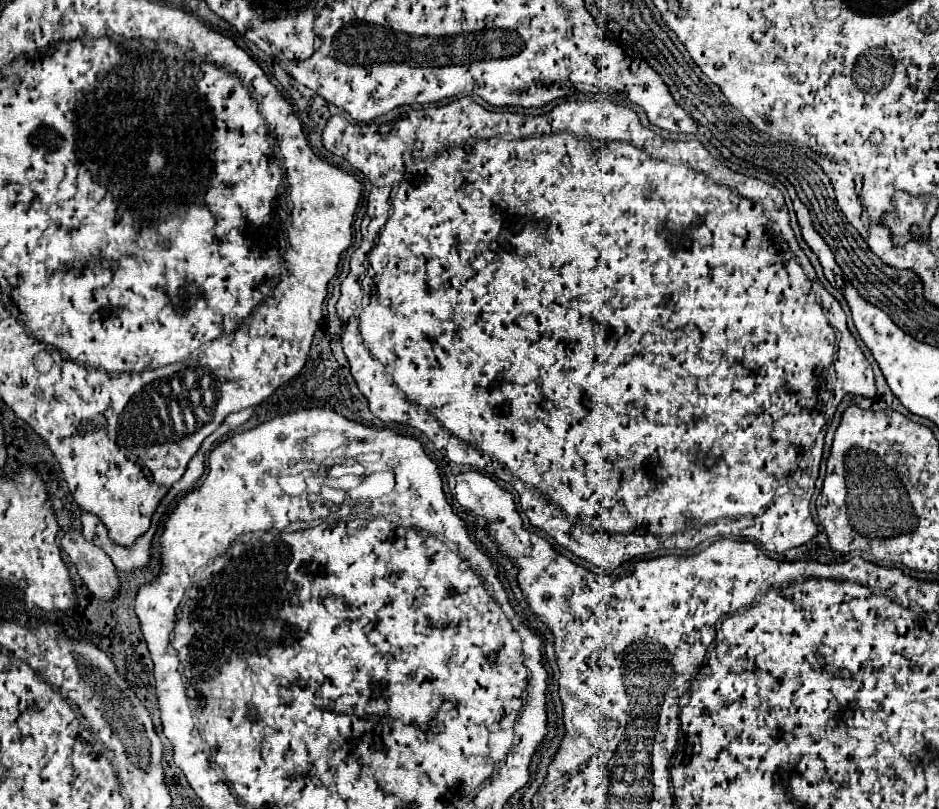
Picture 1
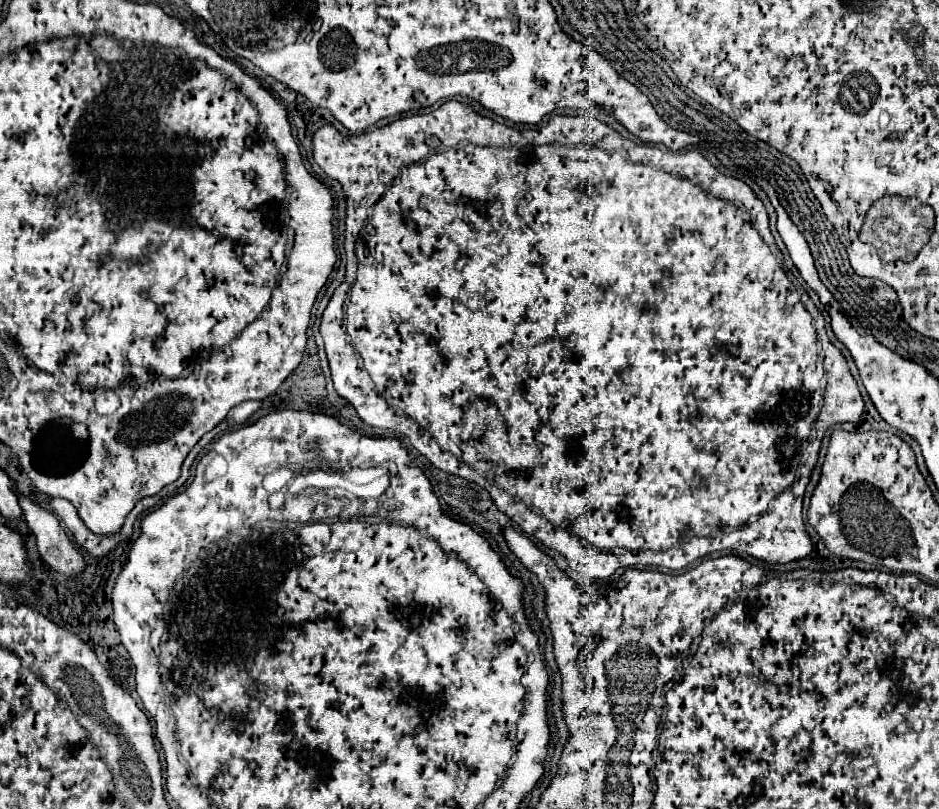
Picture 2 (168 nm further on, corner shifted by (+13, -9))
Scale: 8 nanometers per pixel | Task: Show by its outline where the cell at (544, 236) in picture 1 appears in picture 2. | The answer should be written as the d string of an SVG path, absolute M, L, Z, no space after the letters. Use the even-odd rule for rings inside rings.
M447 101L447 103L443 103L439 109L427 113L427 115L402 116L398 118L397 121L385 125L385 127L379 127L379 129L373 129L373 131L365 131L365 133L361 133L361 135L341 135L333 125L323 125L323 127L317 129L315 135L313 135L313 159L315 159L315 163L317 163L331 179L337 179L337 181L343 185L345 195L347 195L347 219L345 219L345 225L347 225L347 229L345 229L345 235L347 235L347 239L345 239L347 275L345 275L345 281L335 289L335 293L333 293L333 297L331 297L331 301L329 301L325 313L323 313L323 319L321 319L321 335L323 335L327 359L329 359L329 367L331 367L331 377L333 377L335 391L355 407L357 415L359 415L367 425L373 425L373 427L387 427L387 429L393 429L393 431L399 431L399 433L407 435L409 441L411 441L411 445L413 445L421 455L425 455L437 469L447 471L447 473L453 473L453 475L459 475L459 477L463 477L463 479L467 479L467 481L471 481L471 483L477 483L477 485L485 487L485 489L491 493L491 497L493 497L493 501L497 503L497 507L499 507L503 513L507 513L515 523L519 523L519 527L521 527L527 535L539 539L545 547L549 547L549 549L561 553L561 555L567 559L571 571L577 571L577 573L587 575L587 577L591 577L591 579L607 579L609 575L613 575L615 569L619 569L619 567L635 567L635 565L657 565L657 567L681 569L681 567L693 563L695 559L699 559L699 557L703 557L703 555L725 551L725 549L745 551L747 555L751 555L751 557L755 557L755 559L759 559L759 561L767 561L767 563L789 563L789 561L795 561L795 559L803 559L805 555L811 553L813 545L811 545L809 535L805 533L805 525L803 525L803 517L801 517L801 505L803 505L806 487L817 462L823 436L828 428L837 423L845 423L845 421L849 421L849 423L859 423L859 417L861 417L861 413L865 411L865 403L863 403L861 391L859 391L859 387L857 387L857 383L855 383L855 379L853 379L853 375L851 375L851 371L849 371L849 367L847 367L847 359L843 357L843 353L841 353L841 351L829 341L829 337L827 337L825 320L822 312L816 309L811 300L809 300L806 305L801 303L801 297L799 297L795 285L789 281L789 277L785 275L783 267L777 263L777 259L781 261L783 255L781 255L781 251L777 249L777 245L775 245L775 241L773 241L773 235L771 235L771 231L769 231L767 211L765 211L761 199L753 193L751 187L747 187L743 181L739 181L739 179L735 179L735 177L727 177L727 175L719 173L719 171L717 171L701 153L697 153L695 149L689 149L689 151L673 153L673 155L671 155L671 153L661 151L659 147L651 147L651 145L641 145L639 143L636 144L629 139L623 139L611 125L607 125L607 123L595 119L595 117L555 115L555 117L551 117L549 123L543 125L543 127L525 129L525 131L515 131L513 127L507 127L507 125L503 125L503 123L497 123L497 121L493 121L493 119L487 119L487 117L477 115L469 105L463 105L463 103L459 103L459 101ZM427 137L439 139L439 149L451 149L451 147L455 147L455 145L461 143L461 141L465 141L465 143L475 143L475 145L493 145L493 147L475 147L475 145L467 145L467 147L461 147L461 149L445 151L445 153L433 153L435 147L427 145L427 141L425 141ZM719 191L723 191L723 195L727 195L727 199L731 199L731 203L729 203L729 201L723 201L723 199L717 199ZM359 231L363 231L363 233L361 233L361 243L359 243L359 247L357 247L356 256L355 239L359 239ZM347 287L351 287L351 303L349 303L349 307L347 307L346 311L346 309L343 308L343 303L347 301ZM787 487L791 489L791 491L789 491L791 499L783 499L783 501L781 501L781 497L785 497L783 491L787 491ZM597 547L603 547L603 549L611 549L611 547L631 547L631 549L639 549L639 547L643 547L643 549L639 549L639 551L627 551L627 549L603 551L603 549L597 549Z

